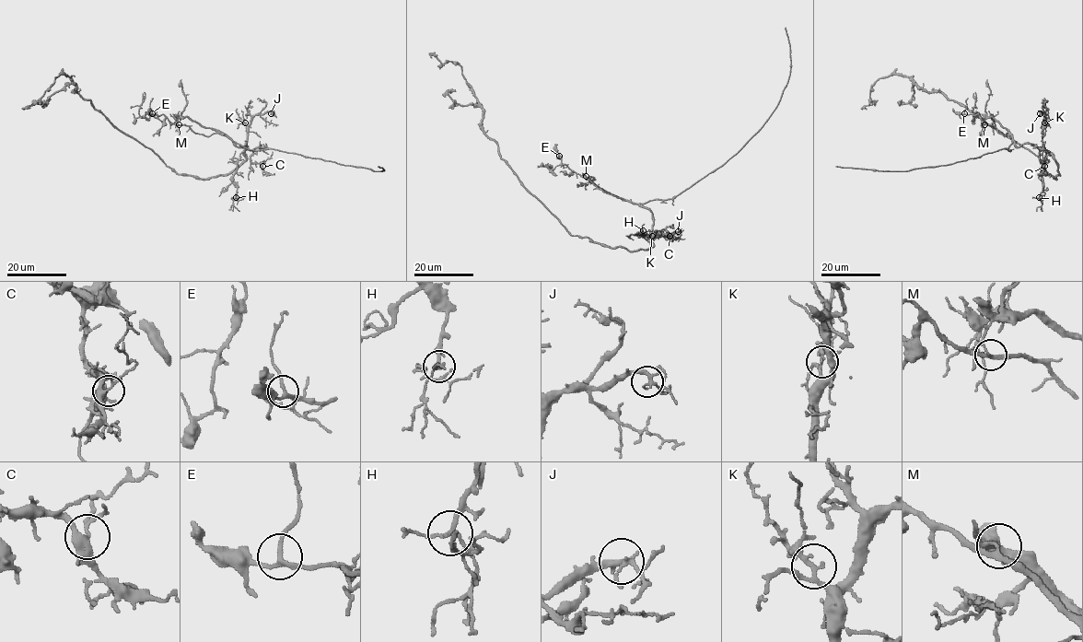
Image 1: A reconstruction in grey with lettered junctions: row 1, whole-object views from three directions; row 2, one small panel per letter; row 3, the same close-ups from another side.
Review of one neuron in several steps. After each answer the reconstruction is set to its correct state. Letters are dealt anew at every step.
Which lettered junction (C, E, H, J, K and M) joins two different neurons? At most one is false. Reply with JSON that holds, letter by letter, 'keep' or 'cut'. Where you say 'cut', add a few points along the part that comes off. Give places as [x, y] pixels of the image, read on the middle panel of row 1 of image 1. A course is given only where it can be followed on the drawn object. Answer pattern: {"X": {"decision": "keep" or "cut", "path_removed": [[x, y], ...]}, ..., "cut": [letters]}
{"C": {"decision": "keep"}, "E": {"decision": "keep"}, "H": {"decision": "keep"}, "J": {"decision": "keep"}, "K": {"decision": "keep"}, "M": {"decision": "cut", "path_removed": [[585, 176], [607, 192], [645, 204], [674, 198], [723, 165], [762, 126], [780, 99], [790, 68], [786, 27]]}, "cut": ["M"]}

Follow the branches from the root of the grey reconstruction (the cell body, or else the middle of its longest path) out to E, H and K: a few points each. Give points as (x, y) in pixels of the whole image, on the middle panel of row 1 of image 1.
E: (626, 250), (648, 249), (652, 245), (652, 213), (644, 206), (604, 192), (563, 164), (559, 156)
H: (626, 250), (648, 249), (652, 245), (652, 239), (640, 233), (644, 234), (643, 230)
K: (626, 250), (648, 249), (652, 245), (654, 234), (652, 236)

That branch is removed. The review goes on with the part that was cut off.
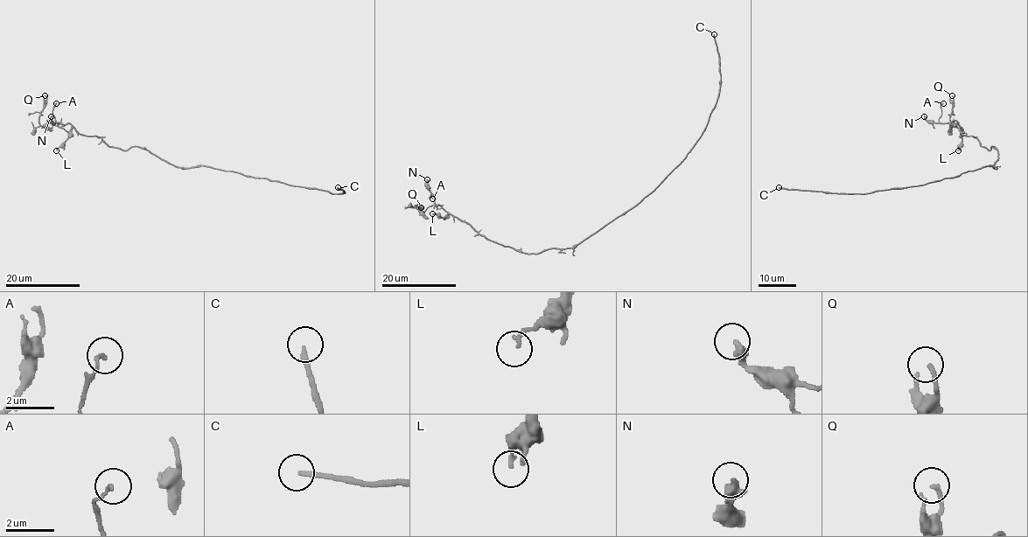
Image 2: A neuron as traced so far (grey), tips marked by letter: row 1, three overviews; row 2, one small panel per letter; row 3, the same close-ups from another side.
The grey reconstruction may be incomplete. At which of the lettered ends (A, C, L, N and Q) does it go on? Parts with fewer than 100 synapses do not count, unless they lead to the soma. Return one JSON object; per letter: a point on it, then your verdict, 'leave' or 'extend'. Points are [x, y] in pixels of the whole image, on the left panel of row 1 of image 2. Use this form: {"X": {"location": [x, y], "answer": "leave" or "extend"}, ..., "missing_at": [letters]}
{"A": {"location": [56, 103], "answer": "leave"}, "C": {"location": [338, 187], "answer": "extend"}, "L": {"location": [56, 150], "answer": "leave"}, "N": {"location": [51, 116], "answer": "leave"}, "Q": {"location": [45, 95], "answer": "leave"}, "missing_at": ["C"]}

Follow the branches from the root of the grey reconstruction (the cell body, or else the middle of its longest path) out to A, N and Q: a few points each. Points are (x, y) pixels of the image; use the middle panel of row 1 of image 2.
A: (594, 232), (571, 247), (525, 254), (488, 240), (468, 224), (436, 205), (431, 194), (429, 197), (432, 198)
N: (594, 232), (571, 247), (525, 254), (488, 240), (468, 224), (436, 205), (427, 179)
Q: (594, 232), (571, 247), (525, 254), (488, 240), (439, 205), (430, 205), (423, 212), (415, 205), (421, 207)

